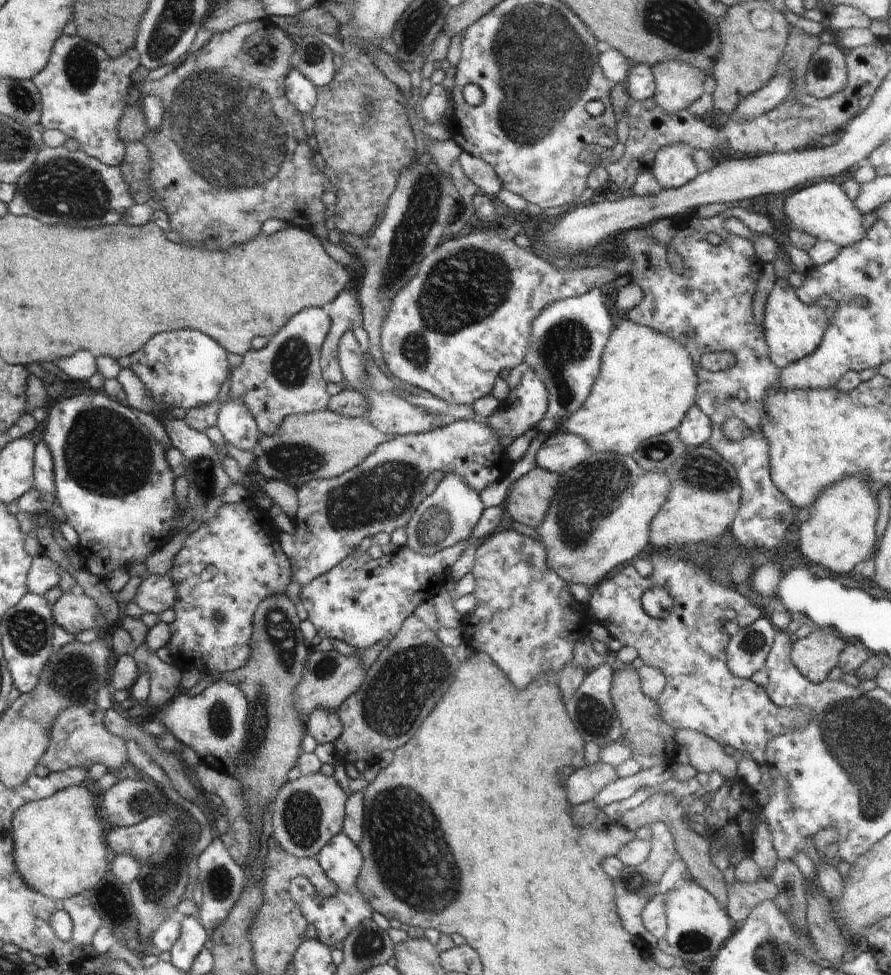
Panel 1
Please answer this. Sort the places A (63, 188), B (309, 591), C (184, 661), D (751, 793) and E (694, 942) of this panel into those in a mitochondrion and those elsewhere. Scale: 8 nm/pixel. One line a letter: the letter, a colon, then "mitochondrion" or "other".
A: mitochondrion
B: other
C: other
D: other
E: mitochondrion

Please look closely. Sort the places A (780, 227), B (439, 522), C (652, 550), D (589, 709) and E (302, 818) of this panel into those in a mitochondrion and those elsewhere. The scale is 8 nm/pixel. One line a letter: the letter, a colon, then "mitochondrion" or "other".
A: other
B: mitochondrion
C: other
D: mitochondrion
E: mitochondrion

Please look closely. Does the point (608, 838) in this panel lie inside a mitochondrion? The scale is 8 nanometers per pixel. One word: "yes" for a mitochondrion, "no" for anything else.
no

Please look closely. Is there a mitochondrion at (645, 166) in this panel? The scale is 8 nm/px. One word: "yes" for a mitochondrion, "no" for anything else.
no

